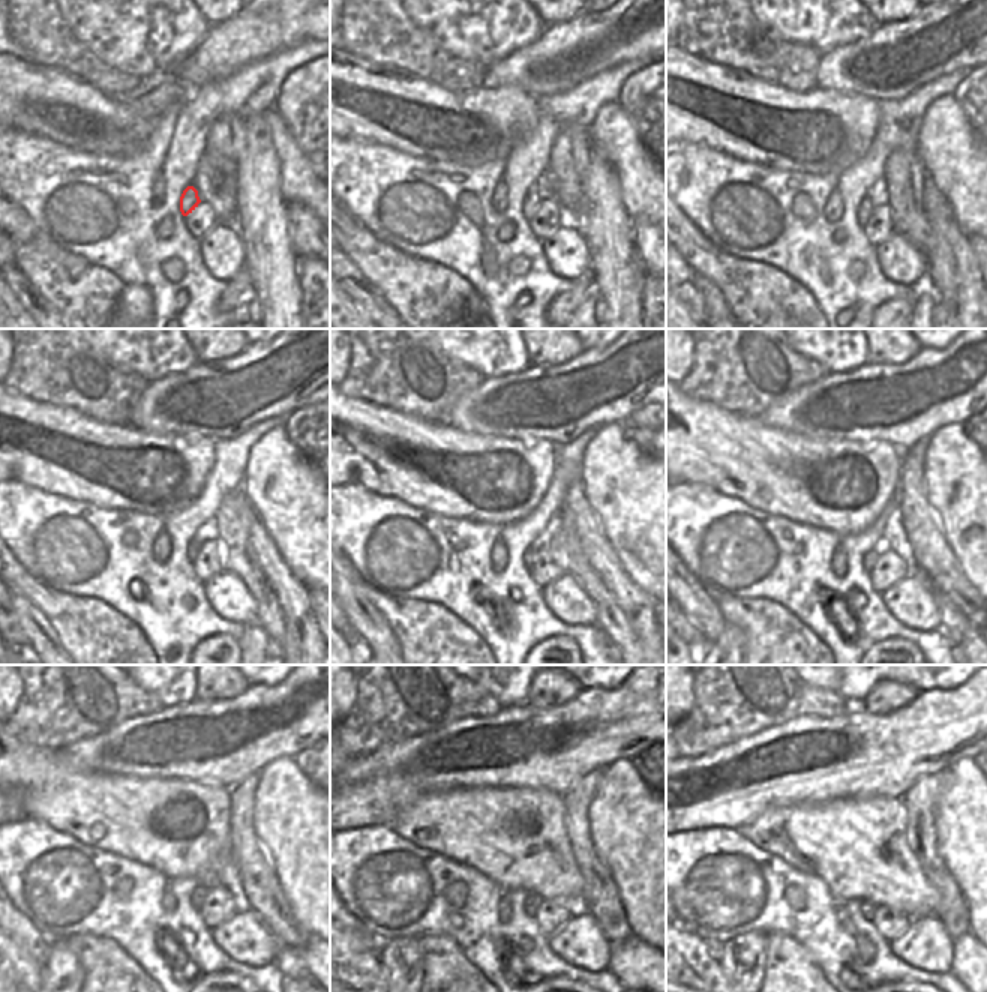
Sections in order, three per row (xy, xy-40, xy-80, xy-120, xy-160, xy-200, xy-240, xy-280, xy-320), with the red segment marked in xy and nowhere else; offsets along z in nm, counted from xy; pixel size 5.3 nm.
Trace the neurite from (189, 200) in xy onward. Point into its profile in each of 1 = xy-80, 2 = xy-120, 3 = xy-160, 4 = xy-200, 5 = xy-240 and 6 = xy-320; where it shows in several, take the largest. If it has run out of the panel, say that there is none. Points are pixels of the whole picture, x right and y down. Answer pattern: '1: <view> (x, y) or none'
1: xy-80 (866, 207)
2: xy-120 (194, 545)
3: xy-160 (530, 554)
4: xy-200 (872, 556)
5: xy-240 (197, 899)
6: xy-320 (864, 907)

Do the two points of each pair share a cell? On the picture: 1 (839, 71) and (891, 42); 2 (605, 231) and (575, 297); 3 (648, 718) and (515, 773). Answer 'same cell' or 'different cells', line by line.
1: same cell
2: different cells
3: same cell

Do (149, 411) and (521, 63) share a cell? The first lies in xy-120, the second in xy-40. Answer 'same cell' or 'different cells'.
same cell

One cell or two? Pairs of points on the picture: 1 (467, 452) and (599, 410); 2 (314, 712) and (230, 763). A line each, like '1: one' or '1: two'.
1: two
2: one

